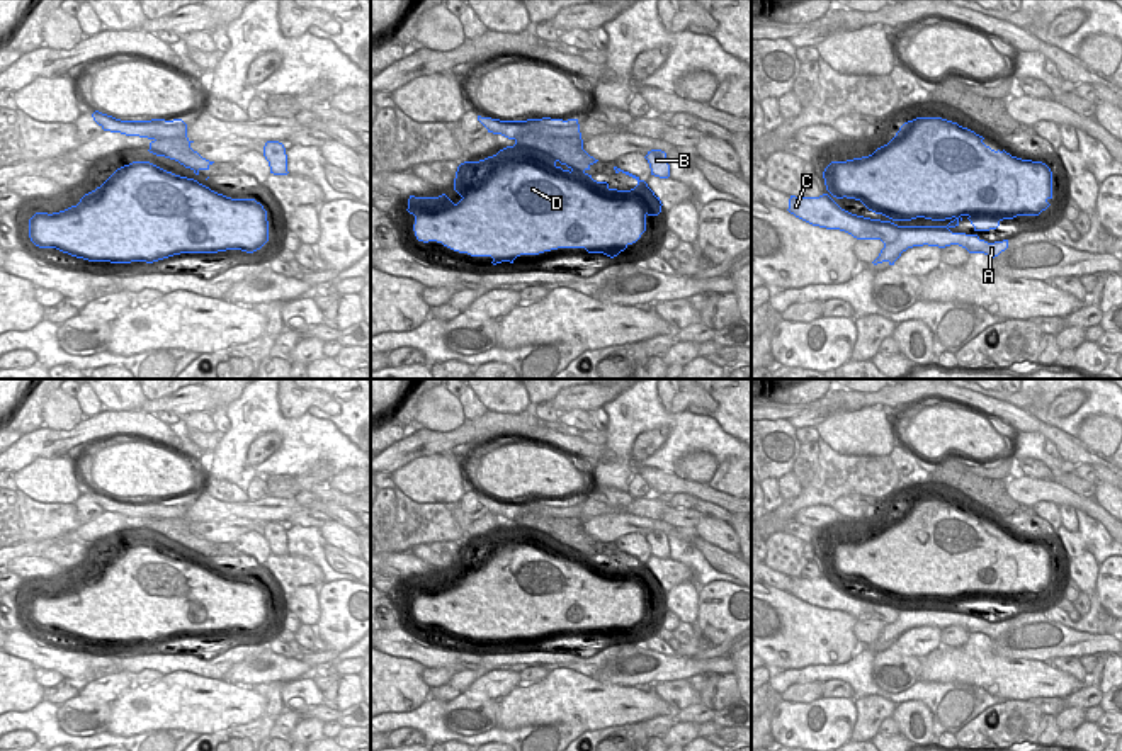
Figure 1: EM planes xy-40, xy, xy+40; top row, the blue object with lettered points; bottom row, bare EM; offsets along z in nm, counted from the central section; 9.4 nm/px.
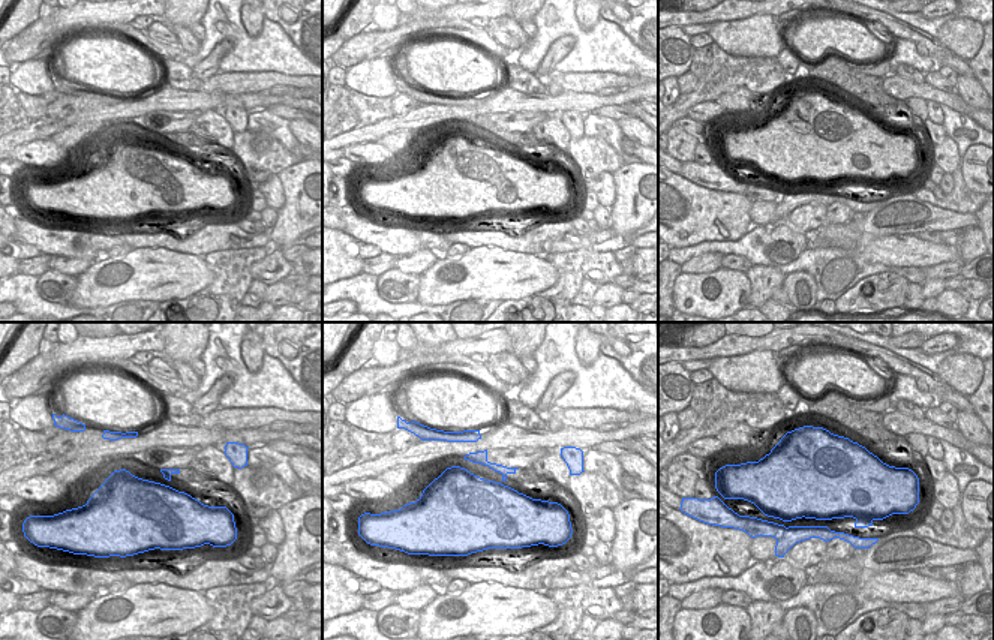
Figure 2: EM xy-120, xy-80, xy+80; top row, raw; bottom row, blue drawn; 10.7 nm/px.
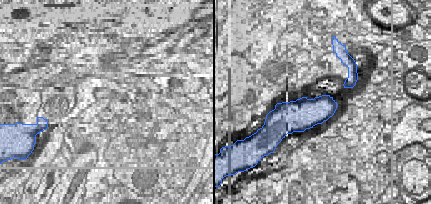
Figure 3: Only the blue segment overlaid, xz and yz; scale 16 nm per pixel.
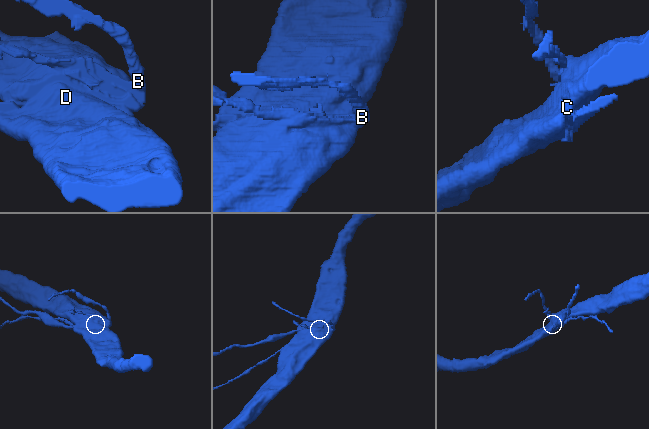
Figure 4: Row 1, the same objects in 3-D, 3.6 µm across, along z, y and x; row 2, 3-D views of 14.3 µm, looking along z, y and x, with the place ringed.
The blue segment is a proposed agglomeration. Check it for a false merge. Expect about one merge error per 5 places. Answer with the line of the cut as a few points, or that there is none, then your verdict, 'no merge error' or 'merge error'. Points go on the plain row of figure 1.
cut xy+40 (1032, 542), (1049, 551); merge error

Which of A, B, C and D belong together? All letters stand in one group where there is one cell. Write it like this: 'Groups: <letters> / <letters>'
Groups: A C D / B.

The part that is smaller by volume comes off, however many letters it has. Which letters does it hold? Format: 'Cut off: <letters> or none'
Cut off: B

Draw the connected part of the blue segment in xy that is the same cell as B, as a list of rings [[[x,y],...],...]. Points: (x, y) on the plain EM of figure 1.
[[[651,530],[651,532],[648,532],[648,535],[644,539],[649,544],[651,556],[663,557],[663,559],[670,557],[670,545],[668,545],[668,539],[666,539],[665,532]]]

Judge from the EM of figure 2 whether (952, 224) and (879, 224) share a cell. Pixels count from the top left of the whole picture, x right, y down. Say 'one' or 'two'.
one

